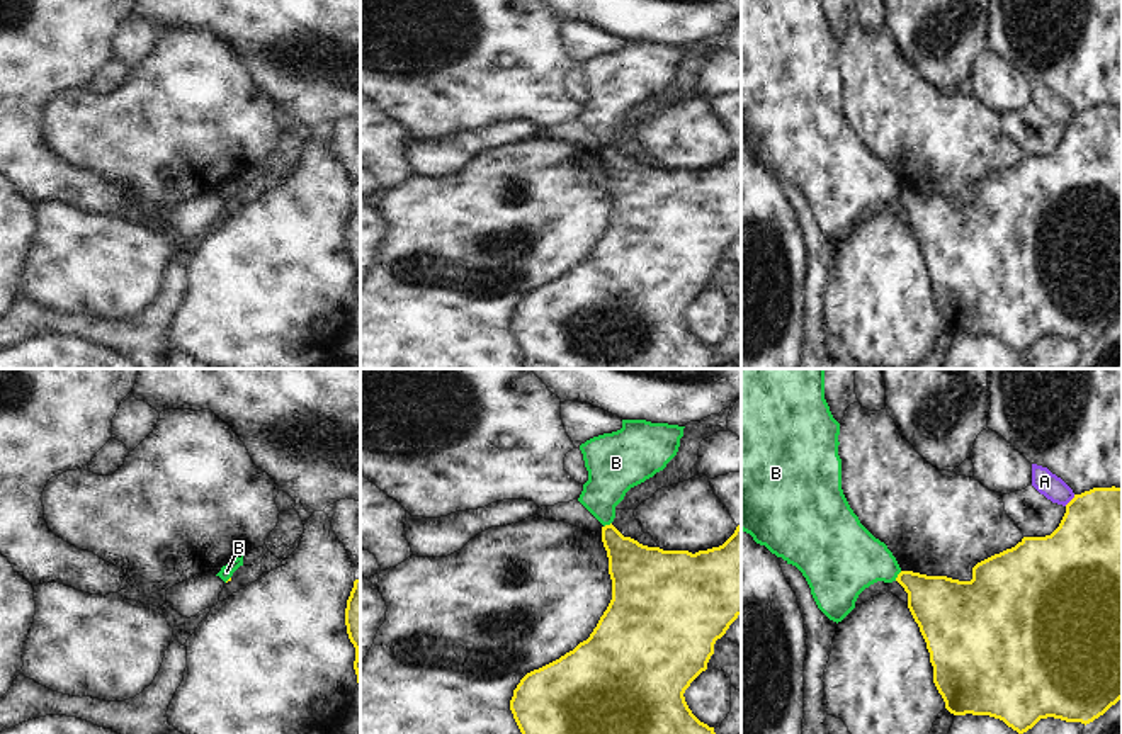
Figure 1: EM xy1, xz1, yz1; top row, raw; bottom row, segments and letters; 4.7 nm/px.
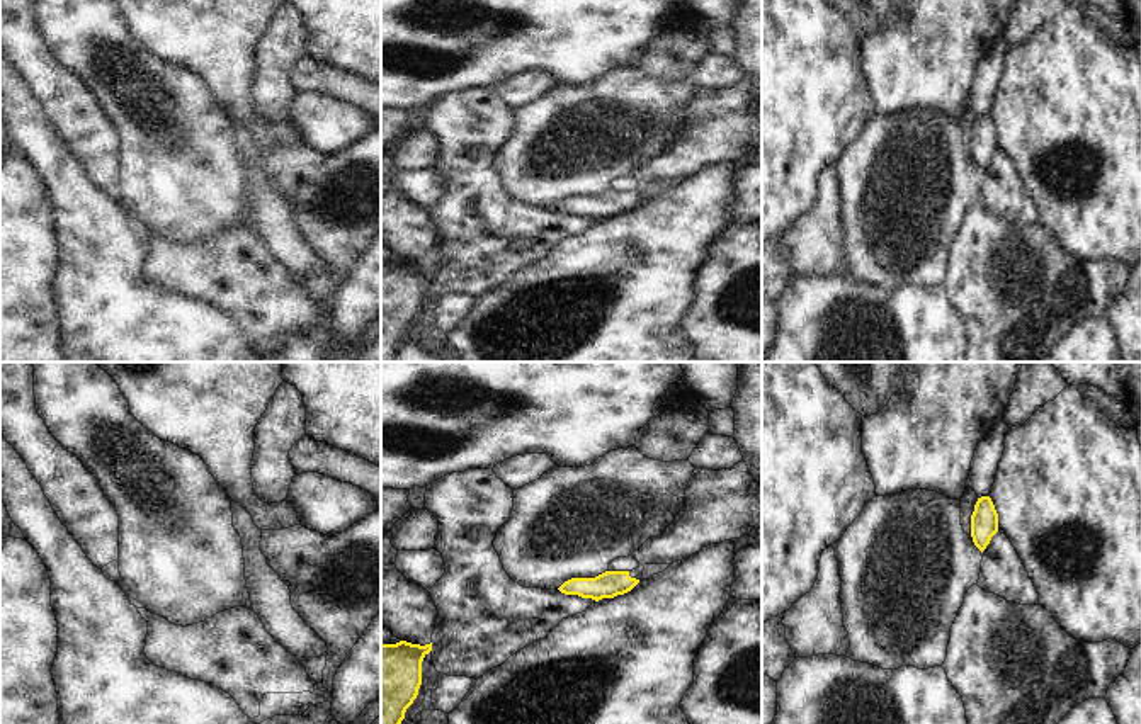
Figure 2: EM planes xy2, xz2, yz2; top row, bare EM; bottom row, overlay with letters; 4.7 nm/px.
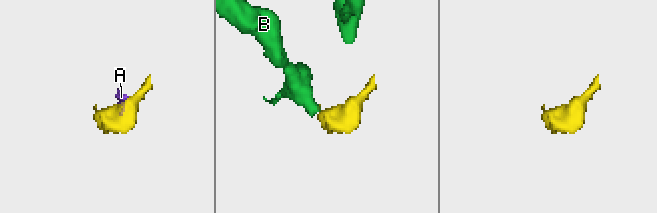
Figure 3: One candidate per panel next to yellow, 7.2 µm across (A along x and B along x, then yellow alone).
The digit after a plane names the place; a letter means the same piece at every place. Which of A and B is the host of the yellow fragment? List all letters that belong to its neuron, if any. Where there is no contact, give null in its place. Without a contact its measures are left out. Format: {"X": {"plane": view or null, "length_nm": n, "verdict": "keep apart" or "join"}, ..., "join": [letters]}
{"A": {"plane": "yz1", "length_nm": 80, "verdict": "keep apart"}, "B": {"plane": "yz1", "length_nm": 60, "verdict": "keep apart"}, "join": []}

